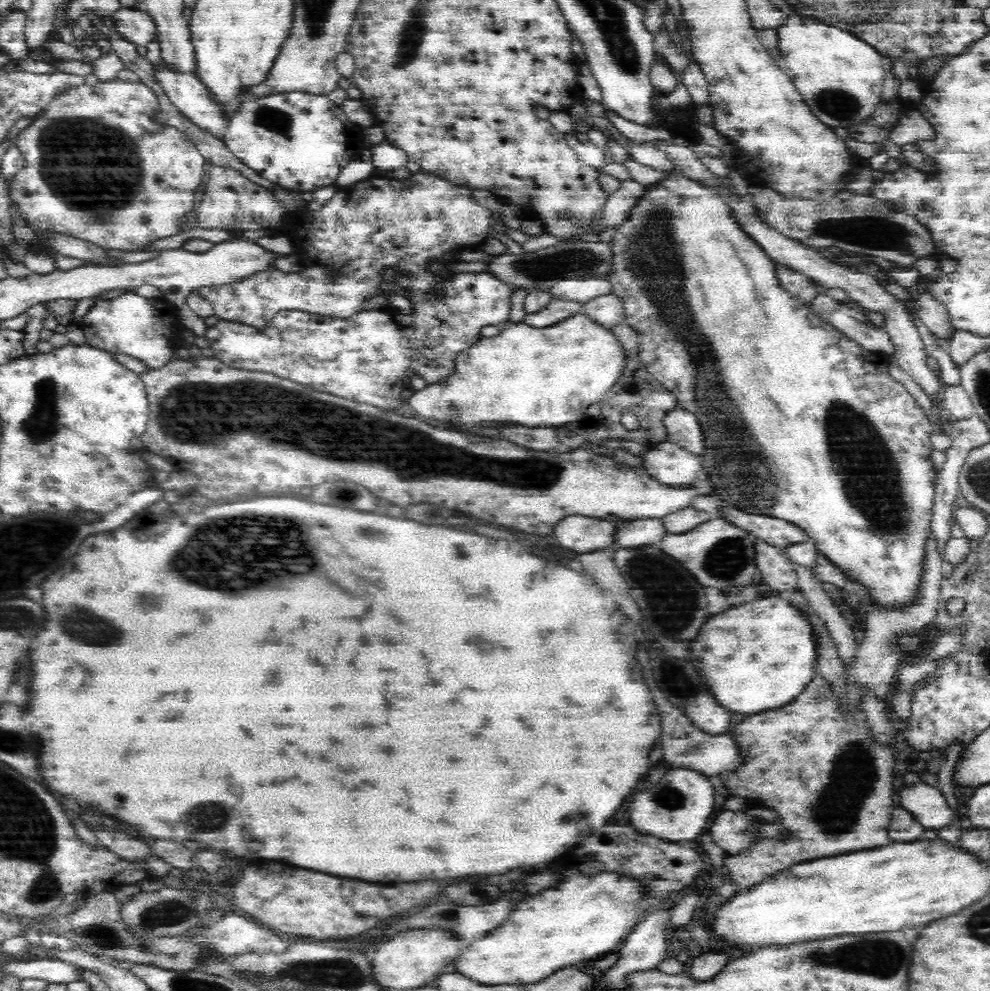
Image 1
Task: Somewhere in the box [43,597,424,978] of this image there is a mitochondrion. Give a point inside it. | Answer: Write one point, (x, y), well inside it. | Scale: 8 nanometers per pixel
(168, 912)

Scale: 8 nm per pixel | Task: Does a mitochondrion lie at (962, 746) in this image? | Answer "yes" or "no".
no

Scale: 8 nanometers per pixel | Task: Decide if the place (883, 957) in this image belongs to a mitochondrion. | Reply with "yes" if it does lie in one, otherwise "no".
yes

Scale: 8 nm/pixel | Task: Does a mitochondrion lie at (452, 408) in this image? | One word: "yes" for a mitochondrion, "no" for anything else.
yes

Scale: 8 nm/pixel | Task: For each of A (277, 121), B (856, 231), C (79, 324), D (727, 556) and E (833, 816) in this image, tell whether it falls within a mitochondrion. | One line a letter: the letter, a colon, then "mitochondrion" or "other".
A: mitochondrion
B: mitochondrion
C: other
D: mitochondrion
E: mitochondrion

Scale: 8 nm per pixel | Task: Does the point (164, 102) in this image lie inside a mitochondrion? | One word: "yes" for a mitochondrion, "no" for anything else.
no

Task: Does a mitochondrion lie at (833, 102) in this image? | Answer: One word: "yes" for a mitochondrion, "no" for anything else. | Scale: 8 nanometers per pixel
yes

